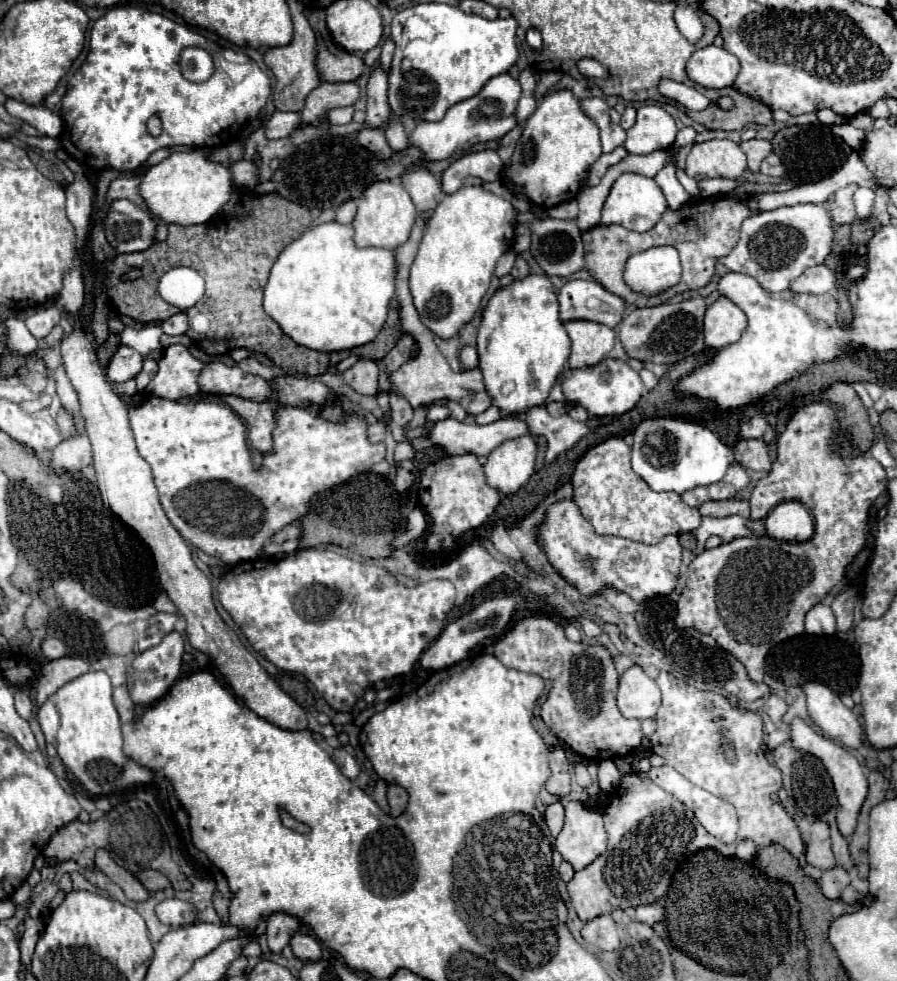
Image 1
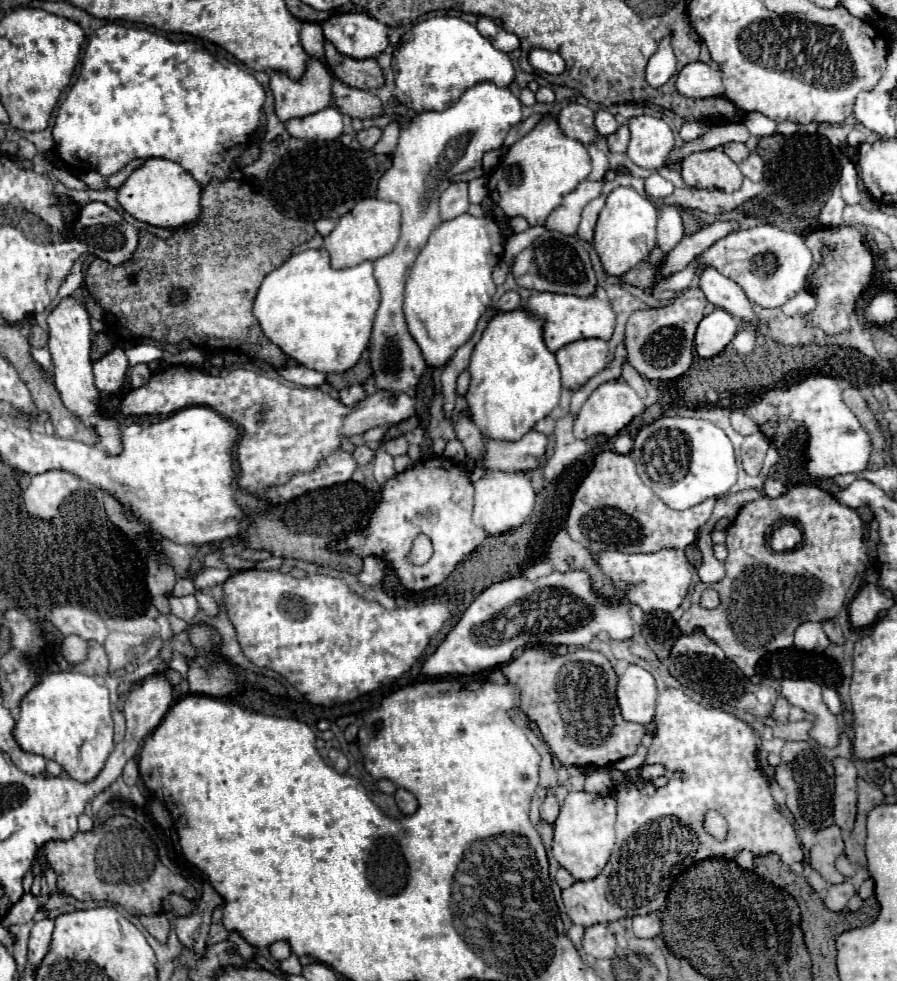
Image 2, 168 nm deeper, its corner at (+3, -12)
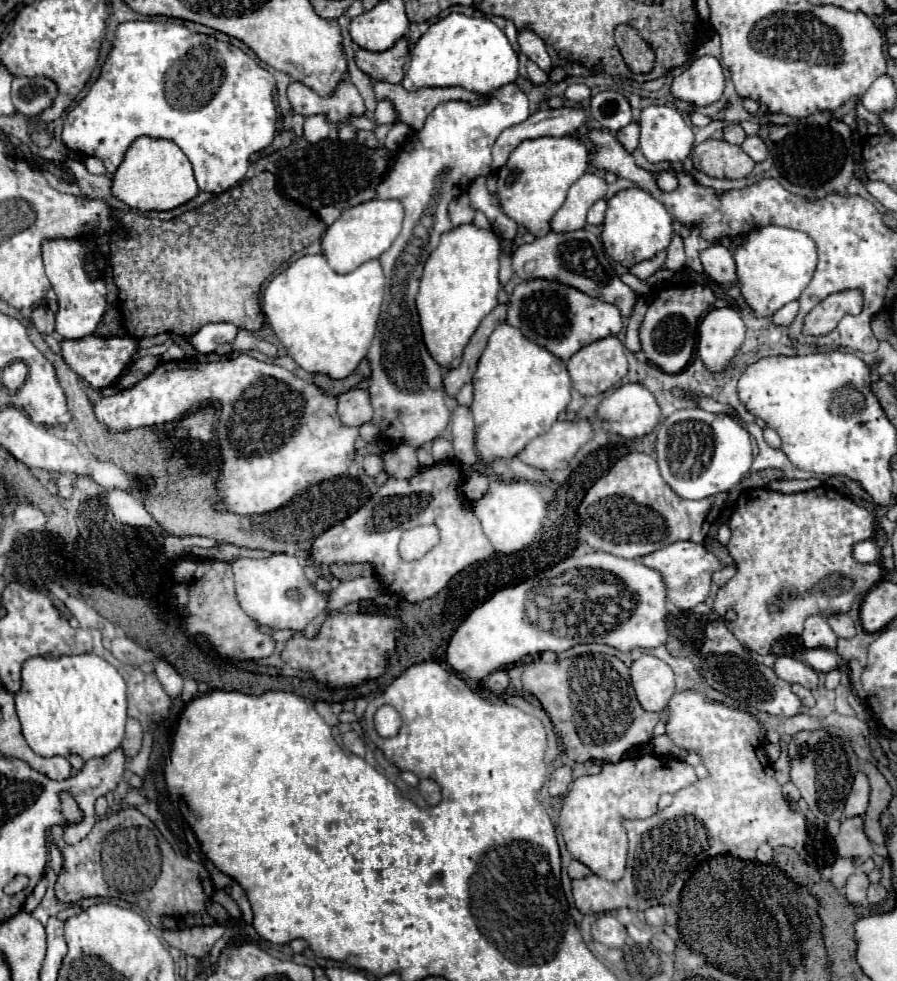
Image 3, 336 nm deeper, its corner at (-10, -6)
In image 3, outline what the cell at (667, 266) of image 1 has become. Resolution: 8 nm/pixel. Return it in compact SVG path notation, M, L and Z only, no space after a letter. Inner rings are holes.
M627 188L617 192L607 202L607 214L603 222L603 246L605 252L625 268L631 268L637 262L653 258L657 252L665 250L673 236L673 216L667 206L651 196L643 188Z

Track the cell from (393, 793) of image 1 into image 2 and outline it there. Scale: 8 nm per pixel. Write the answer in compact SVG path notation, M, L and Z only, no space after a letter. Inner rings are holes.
M398 788L396 794L394 794L394 798L396 798L398 808L400 808L404 814L414 814L414 812L416 812L418 800L416 800L416 796L414 796L412 792L408 792L408 790L404 790L404 788Z

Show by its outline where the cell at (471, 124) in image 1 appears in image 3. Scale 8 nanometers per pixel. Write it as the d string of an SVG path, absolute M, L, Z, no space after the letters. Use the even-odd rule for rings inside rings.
M517 84L493 90L485 96L483 104L465 100L443 102L429 114L425 126L403 144L389 174L377 186L377 198L395 198L405 206L403 230L379 258L387 284L375 340L367 354L373 368L369 396L375 416L371 422L391 446L407 442L417 448L441 436L449 422L443 398L443 372L423 342L415 308L419 278L427 256L439 244L439 236L445 230L453 230L447 216L449 202L467 192L471 180L491 172L491 148L499 134L525 122L529 116L527 94Z

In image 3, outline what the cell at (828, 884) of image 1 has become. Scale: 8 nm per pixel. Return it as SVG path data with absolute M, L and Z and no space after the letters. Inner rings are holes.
M855 870L849 878L847 878L847 884L845 884L845 898L851 902L851 904L863 904L865 902L865 892L869 888L869 878L865 872L861 870Z

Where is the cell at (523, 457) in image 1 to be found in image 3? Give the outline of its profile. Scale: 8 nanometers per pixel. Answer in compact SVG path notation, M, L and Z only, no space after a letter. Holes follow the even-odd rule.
M493 478L489 482L489 490L477 500L475 514L481 520L481 526L489 540L493 542L493 548L501 554L513 554L517 550L523 550L529 546L545 518L545 500L541 498L541 492L535 482L529 480L499 480Z

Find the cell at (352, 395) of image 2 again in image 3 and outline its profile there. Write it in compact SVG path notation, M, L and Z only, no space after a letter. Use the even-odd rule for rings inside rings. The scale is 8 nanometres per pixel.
M351 388L337 396L339 418L347 426L361 426L373 418L373 406L367 390Z

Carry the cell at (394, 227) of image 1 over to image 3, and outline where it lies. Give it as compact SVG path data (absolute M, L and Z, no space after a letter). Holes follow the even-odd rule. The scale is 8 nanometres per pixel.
M369 200L361 206L353 206L341 214L341 218L331 224L323 236L323 254L329 264L339 274L347 274L361 266L363 262L379 258L399 236L403 222L403 204L399 200Z

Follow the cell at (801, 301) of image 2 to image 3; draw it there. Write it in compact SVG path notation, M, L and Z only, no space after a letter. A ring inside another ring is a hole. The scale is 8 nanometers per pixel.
M795 300L795 302L789 302L789 304L785 304L779 312L775 312L775 324L785 324L785 326L789 326L791 322L793 322L793 318L797 316L797 312L799 312L799 302Z

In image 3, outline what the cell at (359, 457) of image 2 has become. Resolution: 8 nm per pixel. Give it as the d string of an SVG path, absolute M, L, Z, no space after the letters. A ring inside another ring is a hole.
M369 454L369 456L365 456L363 466L365 466L365 472L369 476L377 476L377 474L383 472L383 458L377 456L377 454Z

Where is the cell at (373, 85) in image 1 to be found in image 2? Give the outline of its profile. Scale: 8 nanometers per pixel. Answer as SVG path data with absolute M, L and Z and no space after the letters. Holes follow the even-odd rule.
M368 128L368 130L362 130L356 134L356 138L364 150L372 150L374 144L380 140L380 136L382 136L382 132L378 128Z

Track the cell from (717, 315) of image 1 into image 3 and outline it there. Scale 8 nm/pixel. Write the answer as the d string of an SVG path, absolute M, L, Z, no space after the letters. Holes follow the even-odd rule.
M713 308L699 326L697 354L709 370L723 370L745 340L745 324L733 308Z

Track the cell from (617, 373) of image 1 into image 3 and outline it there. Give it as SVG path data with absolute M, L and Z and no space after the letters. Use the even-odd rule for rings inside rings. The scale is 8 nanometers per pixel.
M629 382L629 384L623 384L621 388L613 390L611 394L607 394L599 402L599 406L595 410L595 416L601 422L603 430L615 432L615 434L619 434L619 436L623 436L627 440L649 434L657 426L659 414L661 414L659 412L659 404L653 398L653 394L643 384L637 384L637 382Z

